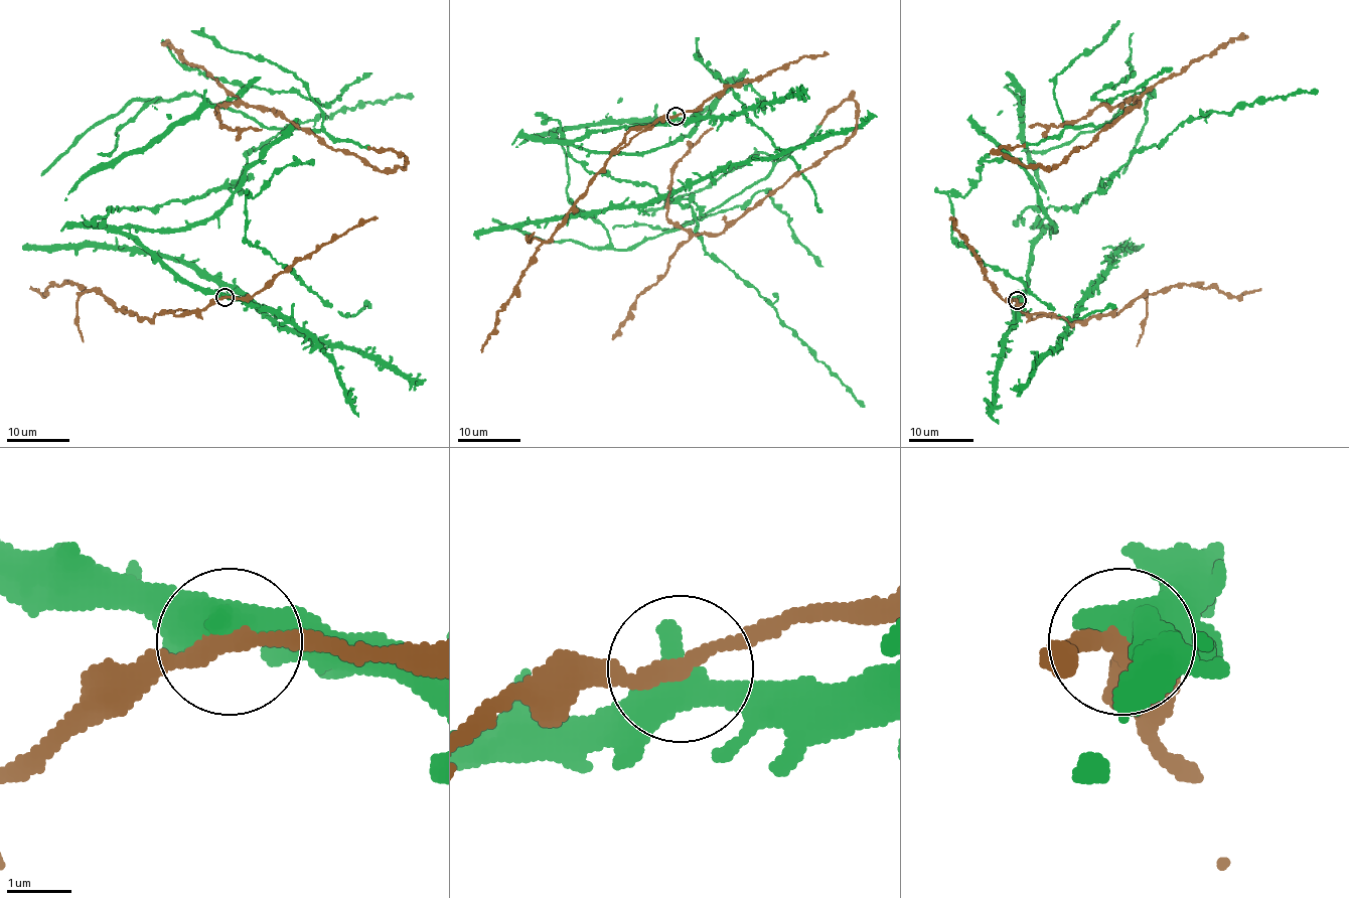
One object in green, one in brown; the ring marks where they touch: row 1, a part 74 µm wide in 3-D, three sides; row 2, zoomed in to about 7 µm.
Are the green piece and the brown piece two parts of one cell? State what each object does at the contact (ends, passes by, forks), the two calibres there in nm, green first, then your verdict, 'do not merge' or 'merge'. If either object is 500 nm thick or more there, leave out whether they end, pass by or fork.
550/240 nm | merge

